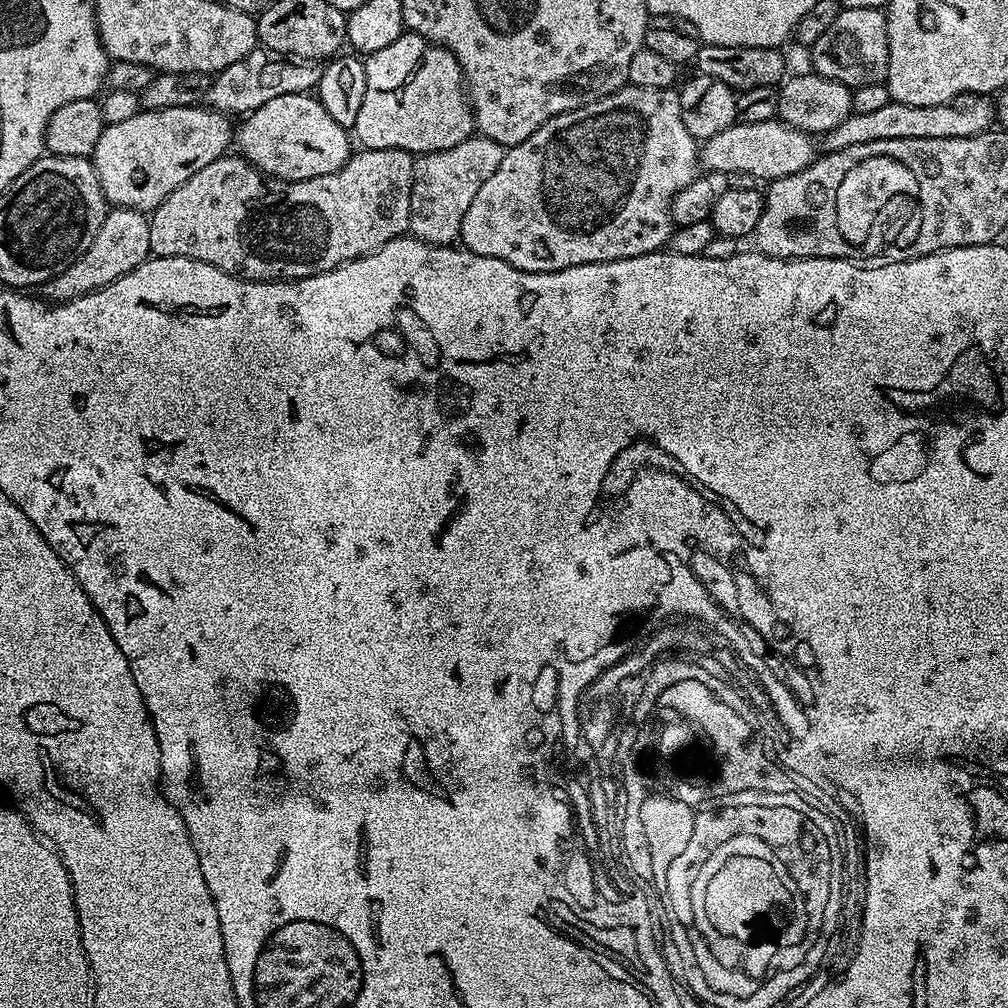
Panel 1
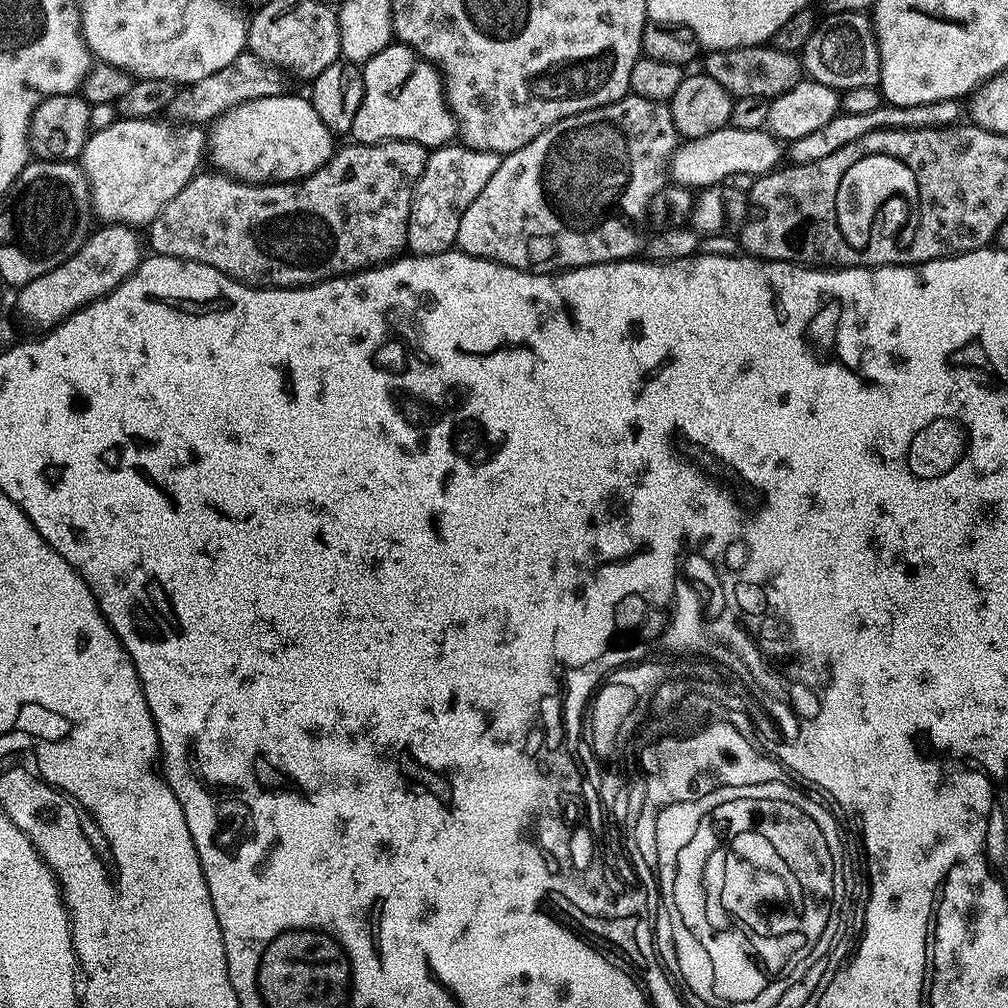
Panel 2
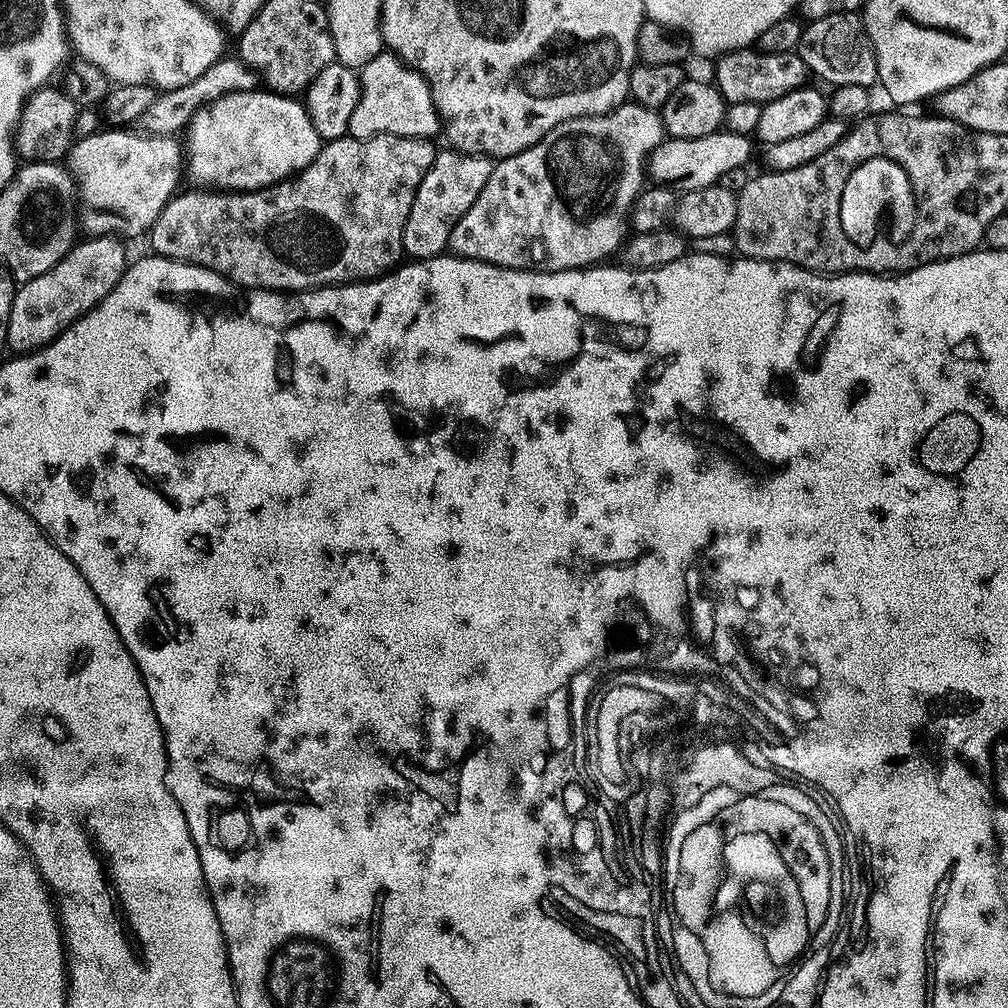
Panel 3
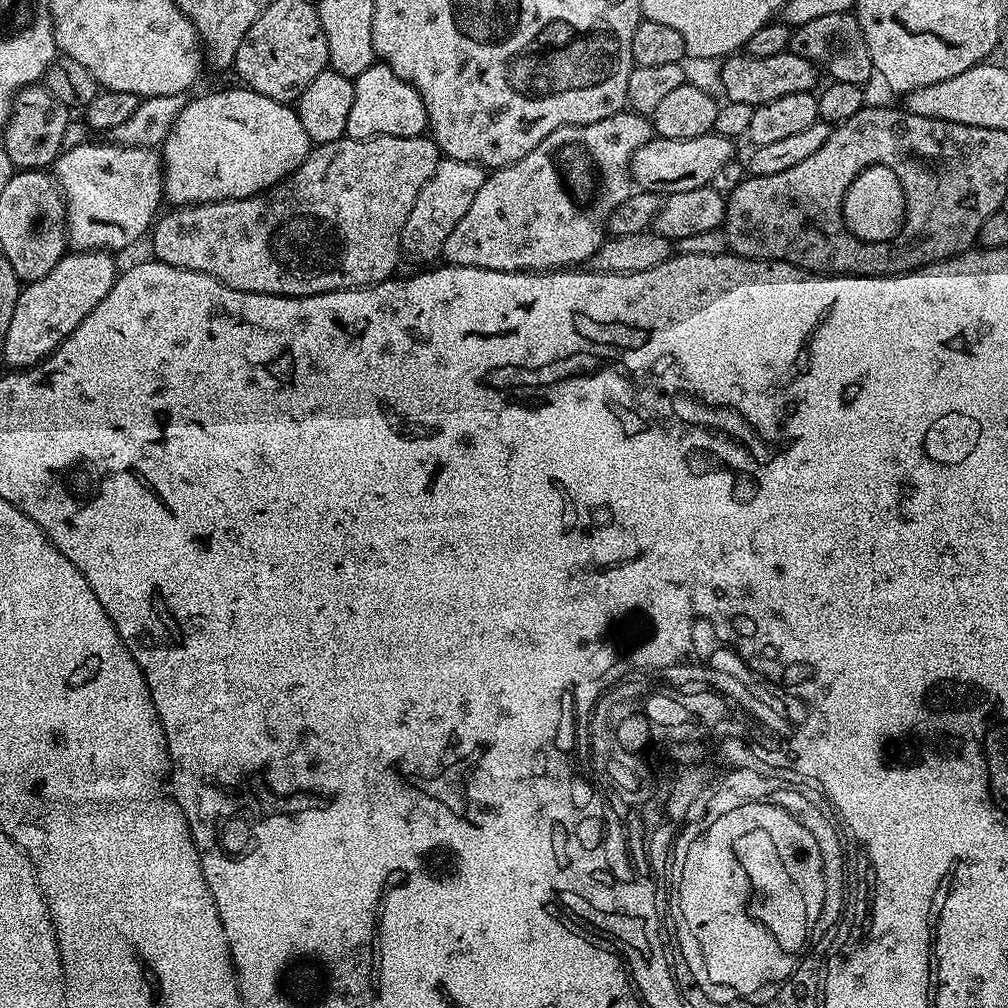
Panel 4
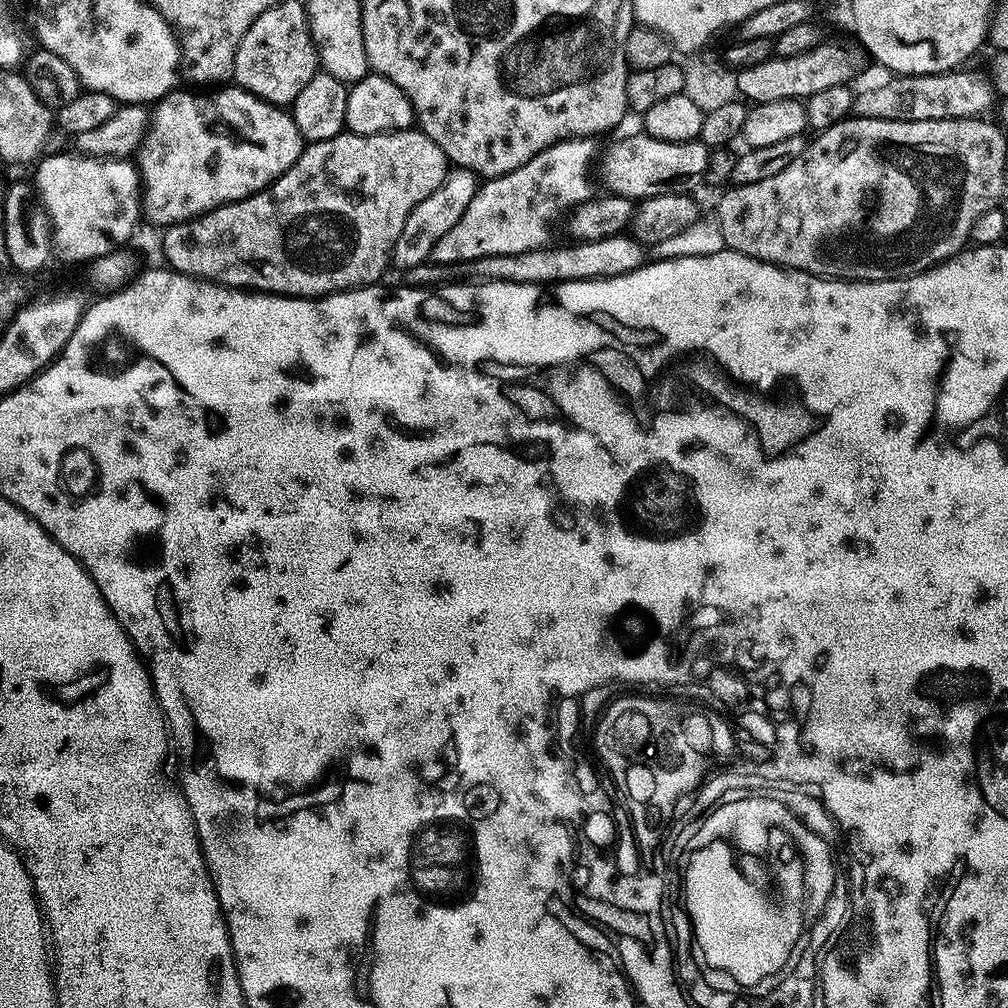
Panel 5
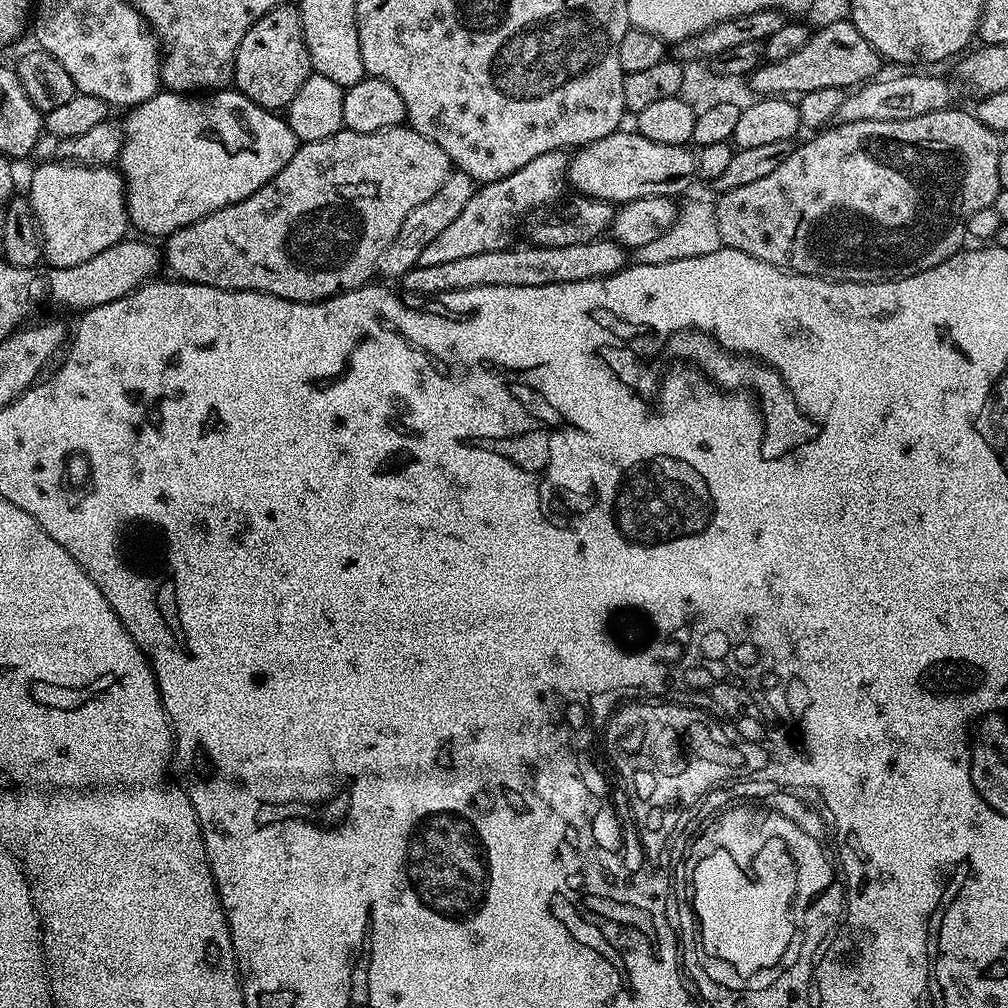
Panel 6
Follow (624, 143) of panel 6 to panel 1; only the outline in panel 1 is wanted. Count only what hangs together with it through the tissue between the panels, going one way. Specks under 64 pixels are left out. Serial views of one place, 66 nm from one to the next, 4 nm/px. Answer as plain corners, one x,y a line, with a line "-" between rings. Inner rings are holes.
779,118
749,124
737,122
722,130
722,134
714,134
714,138
703,141
698,160
712,172
725,174
741,171
752,174
758,182
771,182
790,174
798,174
798,170
810,167
814,153
808,140
811,140
809,133
799,132

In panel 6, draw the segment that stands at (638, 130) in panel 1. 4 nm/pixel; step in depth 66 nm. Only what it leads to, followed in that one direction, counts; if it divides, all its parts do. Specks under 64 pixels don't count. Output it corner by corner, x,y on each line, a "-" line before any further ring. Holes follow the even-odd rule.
563,151
547,152
534,158
534,162
526,162
522,170
477,187
470,202
466,202
462,209
462,214
458,214
458,218
454,218
454,222
450,222
450,226
446,226
446,230
442,230
442,234
438,234
438,238
434,238
426,250
422,250
419,264
438,266
442,262
466,258
470,254
486,254
486,250
509,247
523,216
531,217
537,210
547,209
551,200
559,201
565,195
564,184
566,186
570,160
564,156
567,155

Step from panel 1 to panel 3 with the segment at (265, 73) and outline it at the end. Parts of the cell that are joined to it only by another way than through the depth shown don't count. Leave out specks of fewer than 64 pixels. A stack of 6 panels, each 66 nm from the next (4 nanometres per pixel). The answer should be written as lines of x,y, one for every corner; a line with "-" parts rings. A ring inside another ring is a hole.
221,58
214,66
210,66
210,70
206,70
206,74
198,74
198,78
194,78
194,82
190,82
186,86
169,88
157,95
154,106
150,106
150,110
146,110
142,121
143,129
155,136
176,136
179,128
187,129
197,113
216,101
230,95
257,91
258,73
255,69
239,58
228,59

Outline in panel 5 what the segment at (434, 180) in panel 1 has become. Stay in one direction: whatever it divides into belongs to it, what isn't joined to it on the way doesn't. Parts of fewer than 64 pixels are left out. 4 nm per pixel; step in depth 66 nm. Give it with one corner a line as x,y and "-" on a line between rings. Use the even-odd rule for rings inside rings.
453,167
446,174
442,186
438,186
438,190
430,194
430,198
422,198
422,202
414,206
410,218
406,218
406,226
402,226
402,234
398,234
398,242
392,251
392,264
400,267
400,270
407,270
425,263
431,257
434,246
438,246
438,238
447,234
454,227
454,222
458,222
458,218
466,214
477,187
476,173
465,168

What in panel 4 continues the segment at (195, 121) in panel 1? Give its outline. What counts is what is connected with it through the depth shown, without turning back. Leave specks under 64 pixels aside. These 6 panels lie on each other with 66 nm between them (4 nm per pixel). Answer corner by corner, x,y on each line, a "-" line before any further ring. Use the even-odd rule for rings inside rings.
111,143
65,147
54,165
56,183
64,194
68,242
78,252
128,248
135,240
143,236
145,239
161,211
164,200
161,157
151,148

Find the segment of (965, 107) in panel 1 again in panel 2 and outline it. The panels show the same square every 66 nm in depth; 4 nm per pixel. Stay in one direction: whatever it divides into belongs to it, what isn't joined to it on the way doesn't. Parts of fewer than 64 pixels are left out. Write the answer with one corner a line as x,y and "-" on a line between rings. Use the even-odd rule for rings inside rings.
959,99
926,102
918,106
894,106
884,102
881,103
878,110
873,110
871,114
850,114
841,110
834,118
830,118
830,122
826,122
826,126
806,134
806,138
791,141
791,163
819,162
821,158
826,158
830,154
835,154
837,150
842,150
842,146
850,146
850,142
858,142
858,138
862,138
866,134
881,132
887,128
950,128
961,119
960,104

